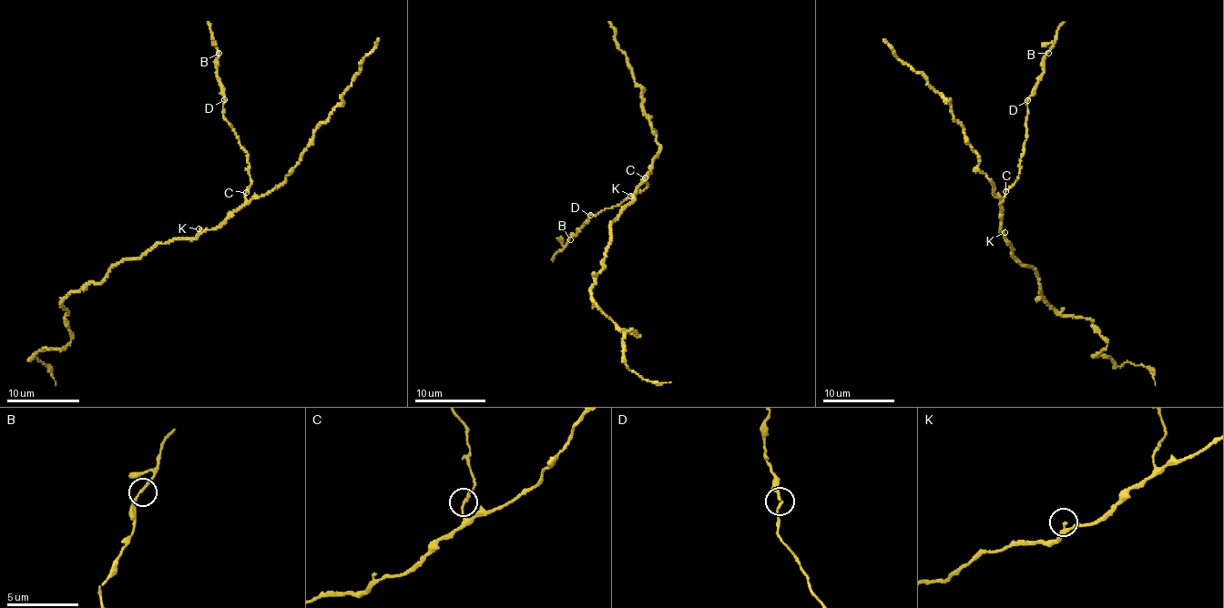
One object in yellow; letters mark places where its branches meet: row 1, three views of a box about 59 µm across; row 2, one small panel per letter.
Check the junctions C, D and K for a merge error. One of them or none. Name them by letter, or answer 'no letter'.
no letter

